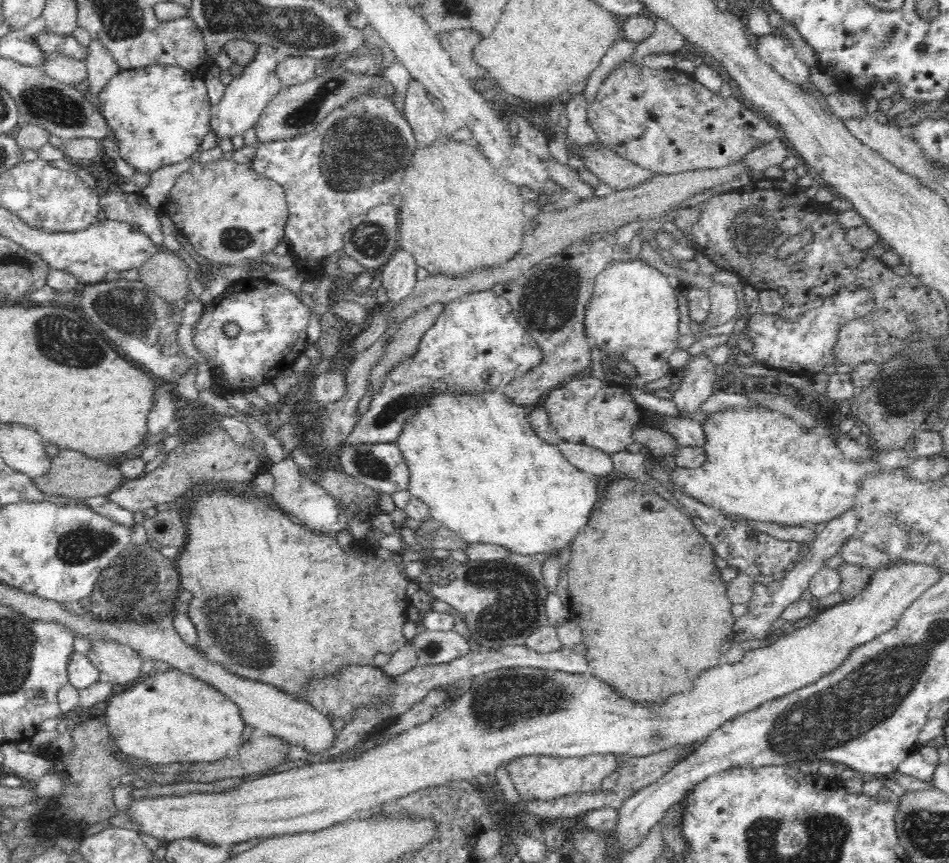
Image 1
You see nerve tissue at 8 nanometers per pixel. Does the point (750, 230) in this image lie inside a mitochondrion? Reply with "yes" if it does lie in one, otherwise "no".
yes

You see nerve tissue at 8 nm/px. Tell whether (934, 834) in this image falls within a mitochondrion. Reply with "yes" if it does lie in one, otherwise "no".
yes

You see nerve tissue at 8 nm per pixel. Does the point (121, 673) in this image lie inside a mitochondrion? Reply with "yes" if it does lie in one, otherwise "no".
no

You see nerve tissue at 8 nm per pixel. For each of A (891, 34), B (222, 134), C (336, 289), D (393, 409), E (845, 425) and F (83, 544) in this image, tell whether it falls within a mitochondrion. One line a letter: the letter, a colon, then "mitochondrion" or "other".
A: mitochondrion
B: other
C: other
D: mitochondrion
E: other
F: mitochondrion

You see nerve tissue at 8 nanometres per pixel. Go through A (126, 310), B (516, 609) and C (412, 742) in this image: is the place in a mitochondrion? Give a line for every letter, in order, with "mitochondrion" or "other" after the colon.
A: mitochondrion
B: mitochondrion
C: other

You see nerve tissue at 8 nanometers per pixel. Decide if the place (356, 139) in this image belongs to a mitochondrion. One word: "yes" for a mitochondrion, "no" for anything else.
yes

